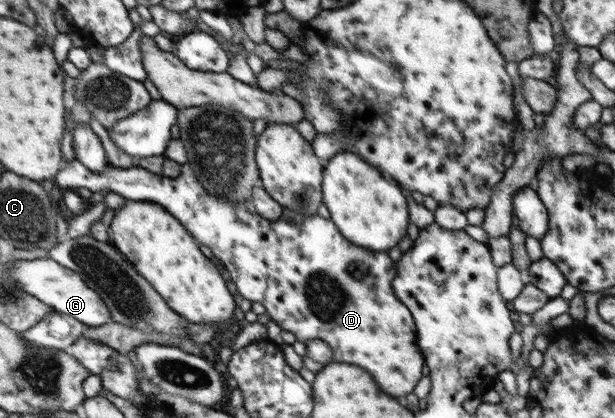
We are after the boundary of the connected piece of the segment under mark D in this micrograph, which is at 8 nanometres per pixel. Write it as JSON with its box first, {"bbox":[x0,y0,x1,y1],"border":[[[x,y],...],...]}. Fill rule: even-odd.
{"bbox":[53,160,425,397],"border":[[[72,160],[66,162],[65,169],[58,173],[57,177],[53,180],[61,188],[67,188],[68,190],[78,191],[80,187],[86,187],[92,192],[108,190],[110,192],[118,193],[126,199],[132,201],[153,201],[154,203],[160,204],[164,209],[167,209],[180,224],[188,230],[188,233],[198,241],[200,245],[209,247],[214,256],[216,256],[222,262],[222,265],[226,268],[226,271],[231,275],[231,281],[237,287],[238,293],[242,295],[244,299],[248,299],[251,303],[262,303],[266,308],[267,314],[271,317],[272,322],[276,322],[282,330],[290,331],[294,333],[296,340],[302,343],[308,343],[311,339],[321,339],[325,341],[332,350],[331,361],[338,361],[338,363],[354,363],[358,367],[364,367],[370,371],[370,375],[374,377],[374,381],[382,387],[382,391],[386,391],[388,395],[392,397],[400,397],[400,395],[408,395],[414,391],[414,387],[420,381],[422,377],[422,369],[424,369],[425,359],[423,358],[423,353],[420,351],[418,345],[417,331],[415,326],[414,318],[412,317],[411,311],[398,299],[398,296],[394,293],[392,282],[397,275],[397,262],[393,261],[390,256],[388,256],[387,251],[372,251],[371,249],[366,249],[365,247],[360,247],[355,243],[352,243],[349,239],[346,239],[340,231],[336,228],[336,225],[331,219],[322,218],[319,214],[316,215],[302,215],[298,211],[290,211],[285,209],[282,215],[270,221],[261,218],[258,214],[254,214],[244,206],[244,202],[240,201],[228,201],[227,199],[222,199],[217,197],[217,195],[210,195],[204,188],[203,185],[195,177],[195,173],[188,169],[189,165],[186,163],[182,165],[182,171],[180,175],[175,178],[169,178],[164,175],[158,175],[152,173],[151,171],[142,169],[139,165],[128,169],[118,169],[112,165],[107,164],[102,171],[94,173],[90,171],[87,167],[84,167],[78,160]]]}

